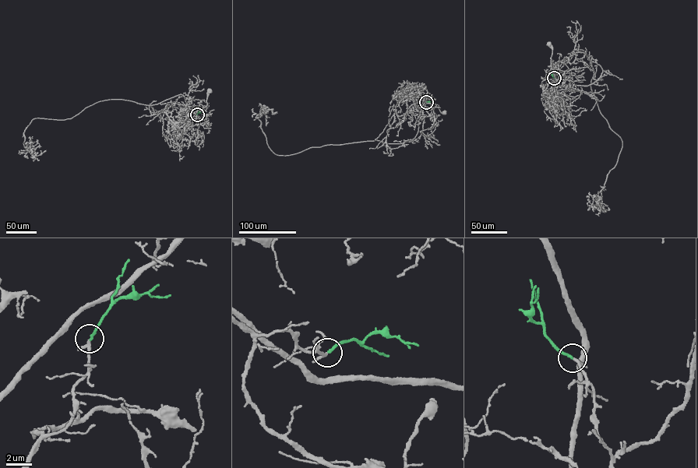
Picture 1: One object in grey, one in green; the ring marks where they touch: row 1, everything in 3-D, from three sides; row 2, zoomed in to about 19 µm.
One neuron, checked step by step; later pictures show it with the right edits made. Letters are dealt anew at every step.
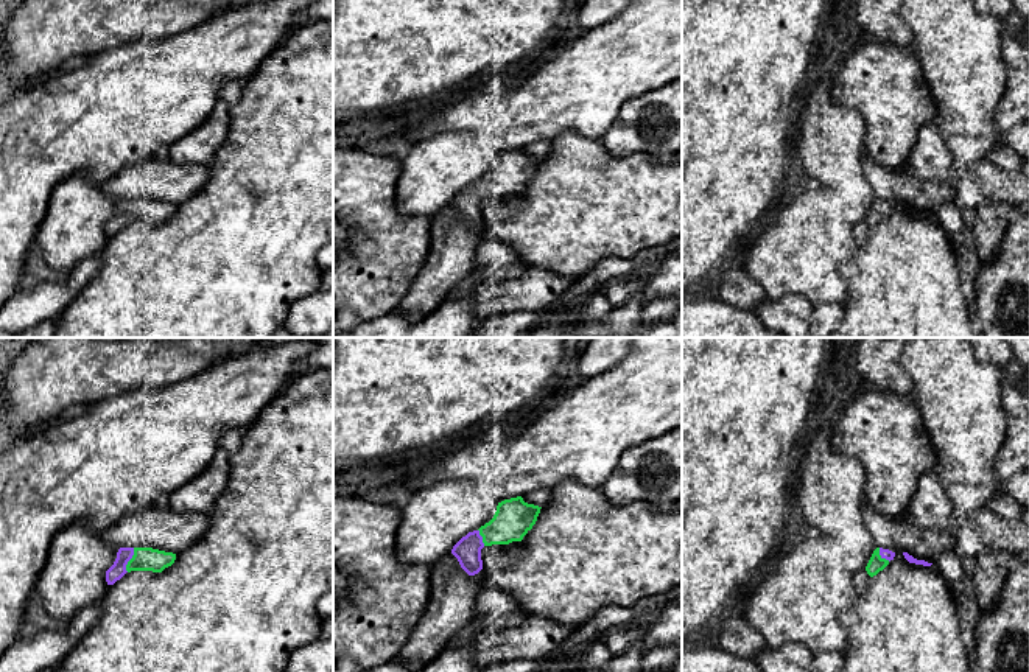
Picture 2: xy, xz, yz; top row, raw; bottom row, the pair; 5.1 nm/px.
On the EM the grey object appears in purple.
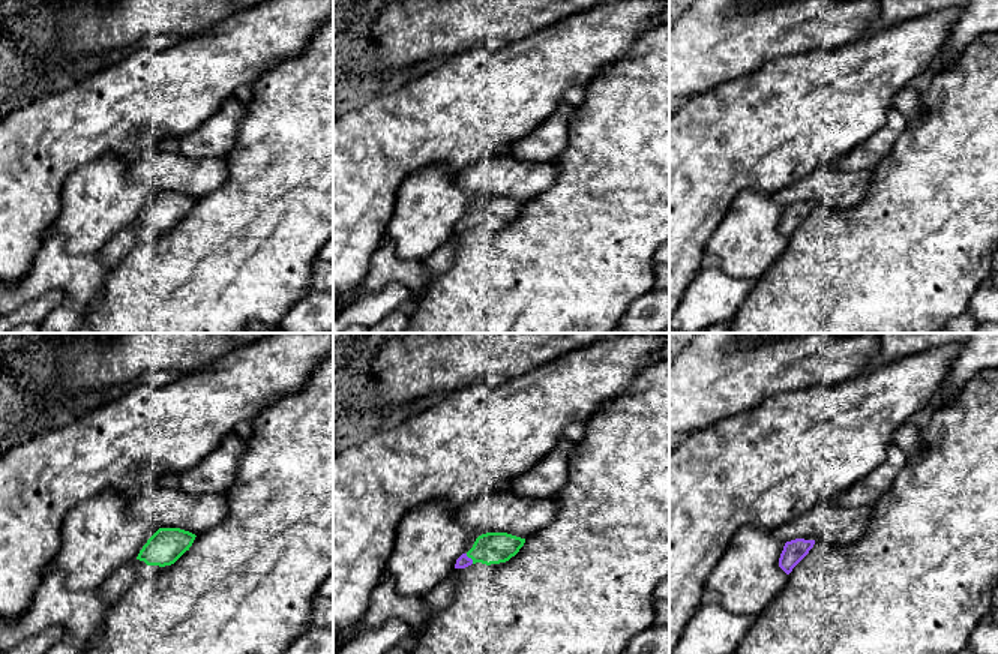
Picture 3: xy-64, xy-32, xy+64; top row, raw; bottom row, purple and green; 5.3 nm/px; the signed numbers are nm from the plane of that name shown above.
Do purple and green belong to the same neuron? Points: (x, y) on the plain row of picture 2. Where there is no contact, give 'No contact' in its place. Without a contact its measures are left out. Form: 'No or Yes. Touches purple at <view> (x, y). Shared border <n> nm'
Yes. Touches purple at xy (129, 210). Shared border 130 nm

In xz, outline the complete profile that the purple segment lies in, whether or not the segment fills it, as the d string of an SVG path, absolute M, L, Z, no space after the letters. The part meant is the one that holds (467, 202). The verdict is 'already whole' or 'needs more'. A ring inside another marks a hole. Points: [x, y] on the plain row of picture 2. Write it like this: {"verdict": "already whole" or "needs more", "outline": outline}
{"verdict": "needs more", "outline": "M522 148L498 154L493 170L478 182L462 188L453 198L451 205L469 227L478 226L483 221L481 201L522 193L536 176L540 160L525 154Z"}

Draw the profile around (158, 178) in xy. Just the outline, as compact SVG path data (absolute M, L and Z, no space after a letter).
M162 154L121 170L104 184L104 190L118 199L153 199L177 207L196 194L207 179L207 165L174 163Z

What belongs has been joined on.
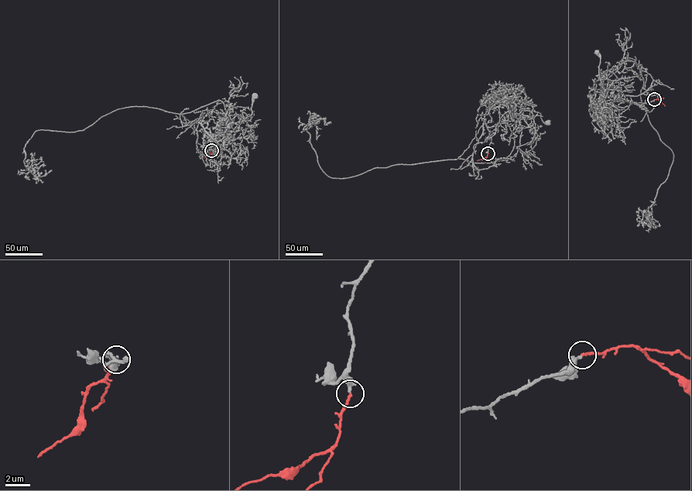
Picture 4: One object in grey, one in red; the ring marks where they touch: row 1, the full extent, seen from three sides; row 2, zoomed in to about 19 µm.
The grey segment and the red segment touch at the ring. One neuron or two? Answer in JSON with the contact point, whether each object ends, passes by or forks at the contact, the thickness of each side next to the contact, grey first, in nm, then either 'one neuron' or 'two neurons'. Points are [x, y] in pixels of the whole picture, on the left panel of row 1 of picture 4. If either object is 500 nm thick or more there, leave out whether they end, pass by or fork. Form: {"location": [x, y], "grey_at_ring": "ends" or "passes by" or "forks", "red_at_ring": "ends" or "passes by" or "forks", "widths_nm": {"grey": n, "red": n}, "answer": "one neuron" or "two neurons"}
{"location": [211, 150], "grey_at_ring": "ends", "red_at_ring": "ends", "widths_nm": {"grey": 320, "red": 200}, "answer": "one neuron"}

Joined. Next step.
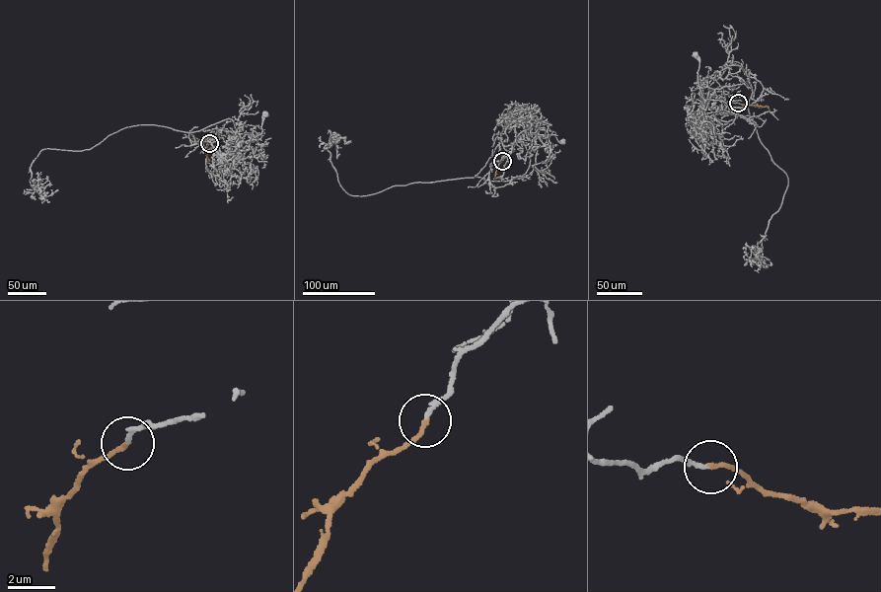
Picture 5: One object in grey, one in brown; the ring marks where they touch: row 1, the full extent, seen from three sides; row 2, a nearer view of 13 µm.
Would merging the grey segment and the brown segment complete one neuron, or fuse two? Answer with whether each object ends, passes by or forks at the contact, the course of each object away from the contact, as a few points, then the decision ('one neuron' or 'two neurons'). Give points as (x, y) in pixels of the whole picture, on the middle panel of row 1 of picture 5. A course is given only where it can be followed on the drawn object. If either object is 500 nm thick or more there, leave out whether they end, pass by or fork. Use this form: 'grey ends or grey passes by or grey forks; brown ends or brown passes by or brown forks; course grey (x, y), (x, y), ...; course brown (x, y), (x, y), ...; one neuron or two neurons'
grey ends; brown ends; course grey (502, 161), (506, 154), (499, 138), (511, 110), (539, 129), (554, 131), (558, 141), (562, 141); course brown (502, 161), (495, 179); one neuron

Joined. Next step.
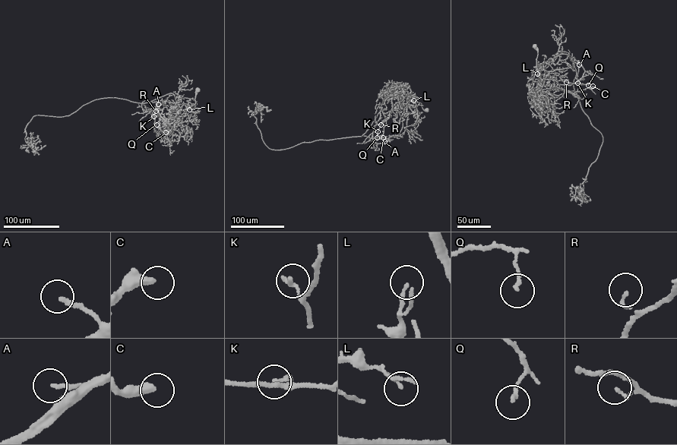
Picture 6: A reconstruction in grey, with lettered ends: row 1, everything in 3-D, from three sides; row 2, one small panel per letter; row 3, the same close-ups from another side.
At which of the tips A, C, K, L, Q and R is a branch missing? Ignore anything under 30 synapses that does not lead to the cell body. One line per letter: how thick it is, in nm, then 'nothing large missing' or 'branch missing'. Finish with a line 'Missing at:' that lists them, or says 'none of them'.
A: 170 nm thick; branch missing
C: 360 nm thick; nothing large missing
K: 160 nm thick; nothing large missing
L: 130 nm thick; nothing large missing
Q: 140 nm thick; nothing large missing
R: 100 nm thick; nothing large missing
Missing at: A

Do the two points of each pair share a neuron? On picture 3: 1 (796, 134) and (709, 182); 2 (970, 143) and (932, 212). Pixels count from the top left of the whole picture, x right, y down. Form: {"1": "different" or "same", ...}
{"1": "same", "2": "same"}

